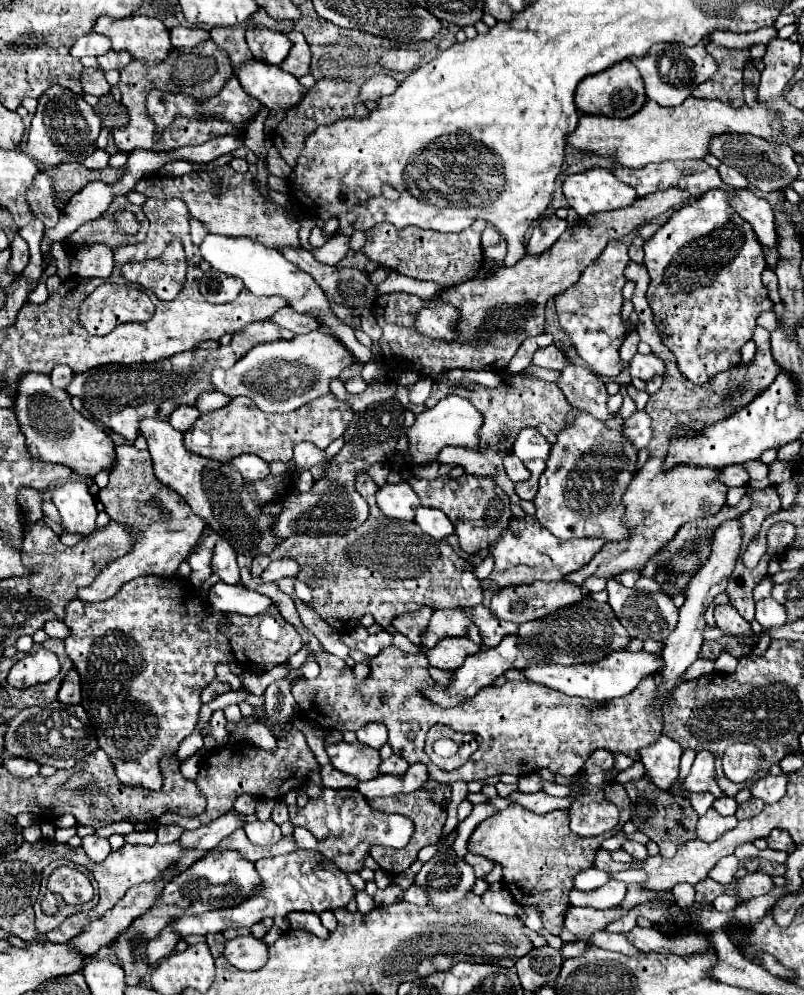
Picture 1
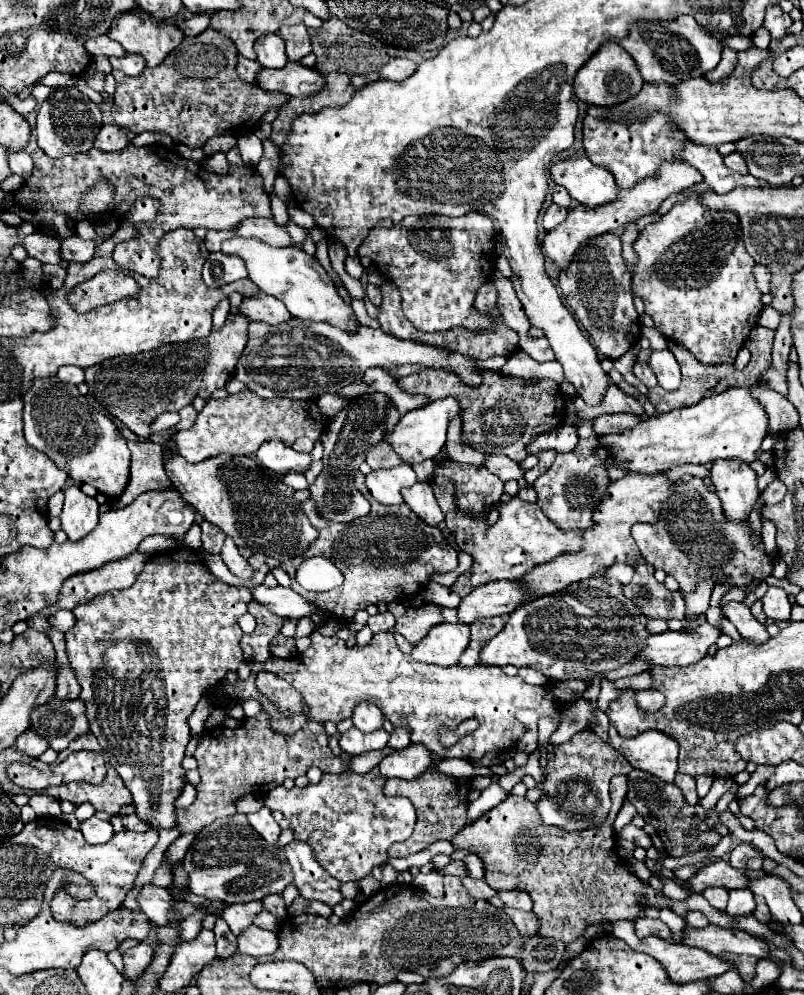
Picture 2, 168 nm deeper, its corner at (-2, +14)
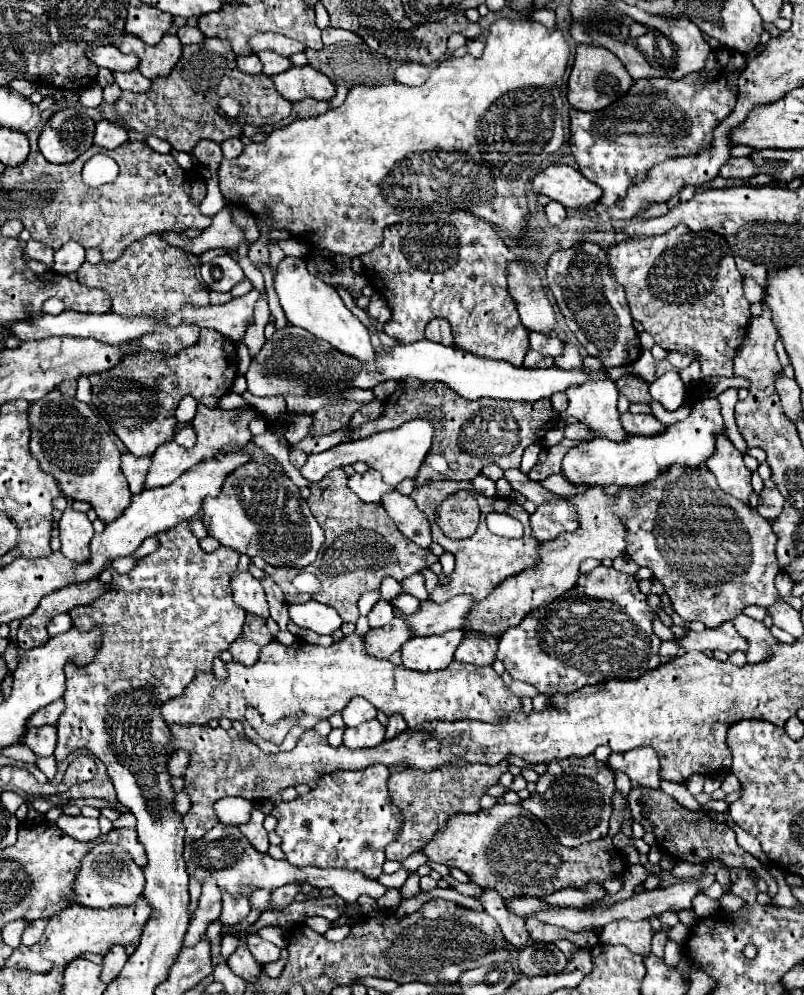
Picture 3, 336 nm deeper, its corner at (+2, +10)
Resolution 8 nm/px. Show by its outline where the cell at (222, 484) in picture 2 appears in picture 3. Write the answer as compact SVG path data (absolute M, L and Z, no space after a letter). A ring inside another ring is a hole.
M247 462L229 474L219 496L205 498L201 520L215 540L251 558L261 556L271 566L305 568L309 566L325 536L307 502L299 496L299 488L285 472L265 468L265 464Z

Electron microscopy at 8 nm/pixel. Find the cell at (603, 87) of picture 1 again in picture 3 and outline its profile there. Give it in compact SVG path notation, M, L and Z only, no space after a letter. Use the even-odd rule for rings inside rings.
M583 44L583 46L577 46L575 64L567 84L569 84L569 92L567 92L569 104L575 110L593 112L593 110L603 110L615 100L619 100L621 96L625 96L625 92L633 84L633 78L629 76L629 72L625 72L625 66L621 64L621 60L617 60L617 56L613 56L613 52L591 44L589 46Z

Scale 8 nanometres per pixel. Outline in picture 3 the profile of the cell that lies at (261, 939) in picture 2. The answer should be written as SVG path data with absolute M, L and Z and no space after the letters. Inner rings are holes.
M249 934L245 936L245 942L253 954L253 958L263 966L263 964L269 964L269 962L275 962L279 960L279 948L267 940L263 940L259 934Z

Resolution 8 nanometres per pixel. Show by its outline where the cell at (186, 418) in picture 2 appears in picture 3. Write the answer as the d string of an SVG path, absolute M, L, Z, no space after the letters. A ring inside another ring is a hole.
M187 424L187 426L179 428L177 434L175 434L175 442L181 444L181 446L185 446L185 448L191 448L191 446L195 444L195 432L193 432L193 426Z

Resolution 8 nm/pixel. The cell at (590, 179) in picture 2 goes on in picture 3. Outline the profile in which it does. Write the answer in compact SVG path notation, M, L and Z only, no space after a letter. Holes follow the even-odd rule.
M551 164L541 170L533 178L533 188L565 208L591 206L601 198L601 188L587 180L579 168L567 164Z

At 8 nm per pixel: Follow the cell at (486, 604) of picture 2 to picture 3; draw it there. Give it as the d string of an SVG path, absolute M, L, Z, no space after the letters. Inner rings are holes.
M455 596L443 604L433 600L421 602L421 610L417 614L405 616L409 628L415 636L429 636L429 634L443 634L453 628L465 628L465 620L473 608L475 600L469 596Z

